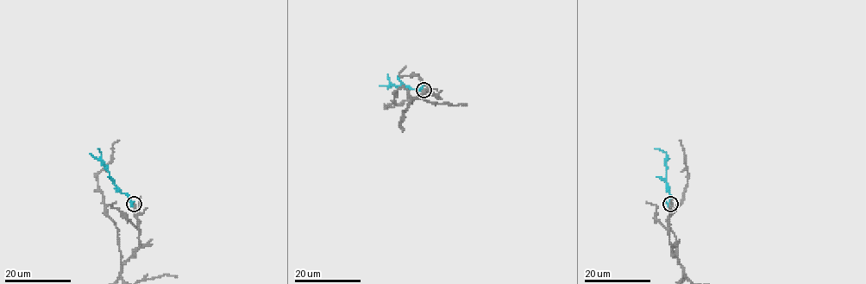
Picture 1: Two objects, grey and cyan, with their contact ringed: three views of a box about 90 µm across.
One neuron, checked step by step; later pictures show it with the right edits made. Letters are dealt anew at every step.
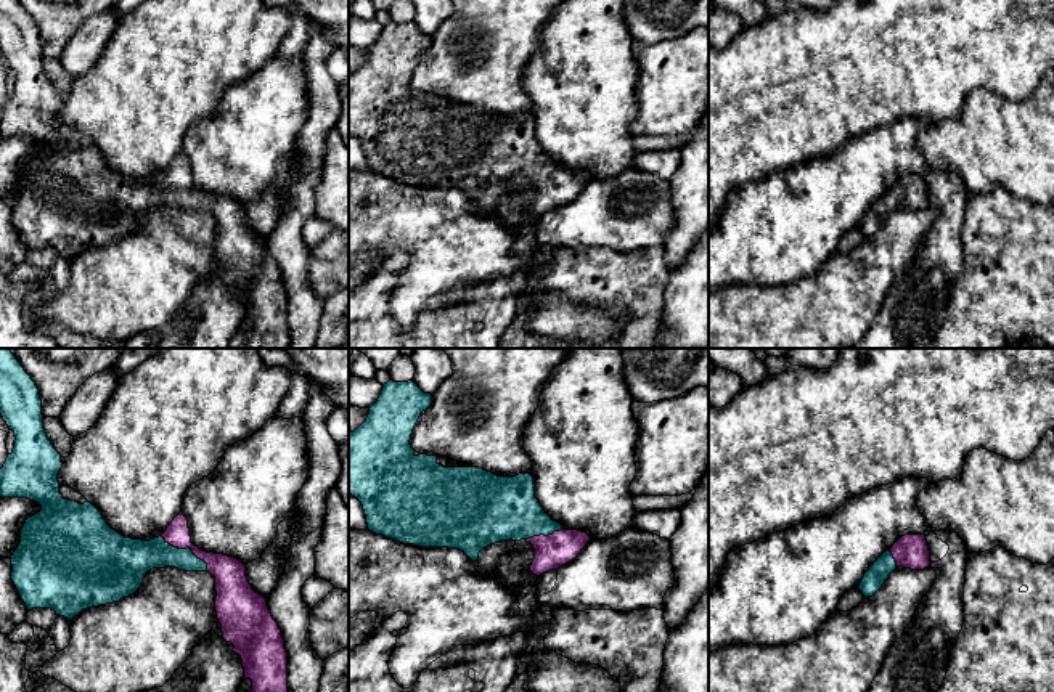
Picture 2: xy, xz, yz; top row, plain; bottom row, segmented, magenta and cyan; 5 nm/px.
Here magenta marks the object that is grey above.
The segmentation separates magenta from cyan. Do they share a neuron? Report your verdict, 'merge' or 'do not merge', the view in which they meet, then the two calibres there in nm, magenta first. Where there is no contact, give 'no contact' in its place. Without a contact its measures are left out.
merge | xy | 160/160 nm

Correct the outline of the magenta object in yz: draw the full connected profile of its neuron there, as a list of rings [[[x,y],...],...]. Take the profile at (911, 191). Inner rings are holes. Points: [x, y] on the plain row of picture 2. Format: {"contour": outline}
{"contour": [[[905,175],[885,191],[864,214],[858,230],[872,238],[897,209],[924,210],[930,207],[930,191],[924,175]]]}

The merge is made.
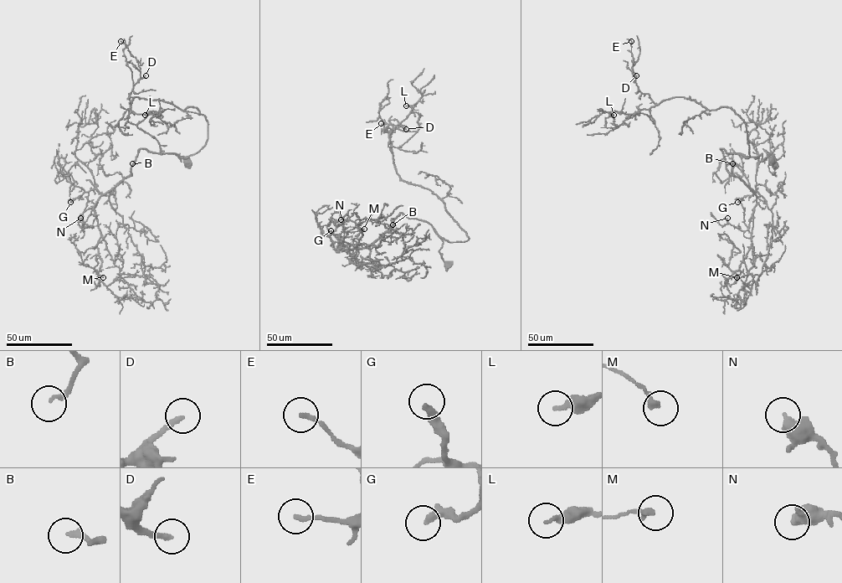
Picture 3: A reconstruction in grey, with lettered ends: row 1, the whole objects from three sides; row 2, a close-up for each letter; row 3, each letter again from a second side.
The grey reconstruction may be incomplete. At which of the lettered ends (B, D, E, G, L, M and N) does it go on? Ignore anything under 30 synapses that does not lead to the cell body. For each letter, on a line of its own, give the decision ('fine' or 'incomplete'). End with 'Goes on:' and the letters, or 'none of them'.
B: fine
D: incomplete
E: fine
G: incomplete
L: fine
M: fine
N: fine
Goes on: D, G

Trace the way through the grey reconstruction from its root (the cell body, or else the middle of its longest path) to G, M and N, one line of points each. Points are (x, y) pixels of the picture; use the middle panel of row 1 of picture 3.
G: (448, 265), (438, 251), (443, 241), (433, 228), (401, 213), (365, 247), (348, 248), (331, 230)
M: (448, 265), (438, 251), (443, 241), (427, 222), (401, 213), (379, 238), (356, 249), (359, 228), (364, 229)
N: (448, 265), (438, 251), (443, 241), (427, 222), (401, 213), (379, 238), (356, 249), (344, 241), (341, 219)

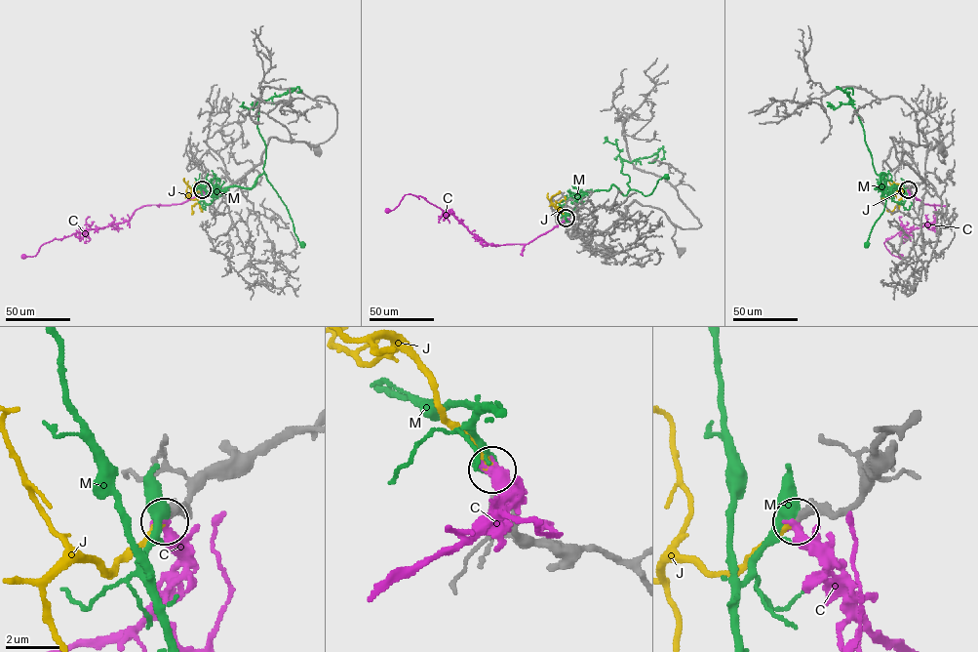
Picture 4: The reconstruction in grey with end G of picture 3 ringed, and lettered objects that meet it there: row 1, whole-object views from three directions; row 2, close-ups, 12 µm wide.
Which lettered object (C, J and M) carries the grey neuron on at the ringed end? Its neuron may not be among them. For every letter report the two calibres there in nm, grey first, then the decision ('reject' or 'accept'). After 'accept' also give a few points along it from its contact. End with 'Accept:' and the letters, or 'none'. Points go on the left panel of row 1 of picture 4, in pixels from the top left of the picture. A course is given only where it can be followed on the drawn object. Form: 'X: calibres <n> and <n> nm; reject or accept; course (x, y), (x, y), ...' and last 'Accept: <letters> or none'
C: calibres 360 and 400 nm; reject
J: calibres 360 and 280 nm; accept; course (202, 189), (193, 192), (187, 184), (187, 195), (193, 199), (196, 197)
M: calibres 380 and 460 nm; reject
Accept: J

